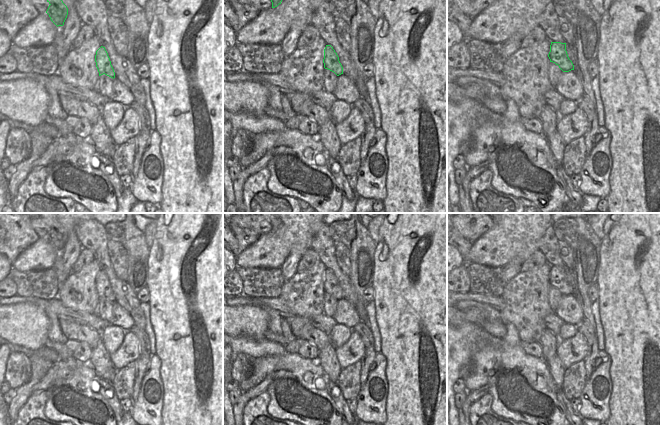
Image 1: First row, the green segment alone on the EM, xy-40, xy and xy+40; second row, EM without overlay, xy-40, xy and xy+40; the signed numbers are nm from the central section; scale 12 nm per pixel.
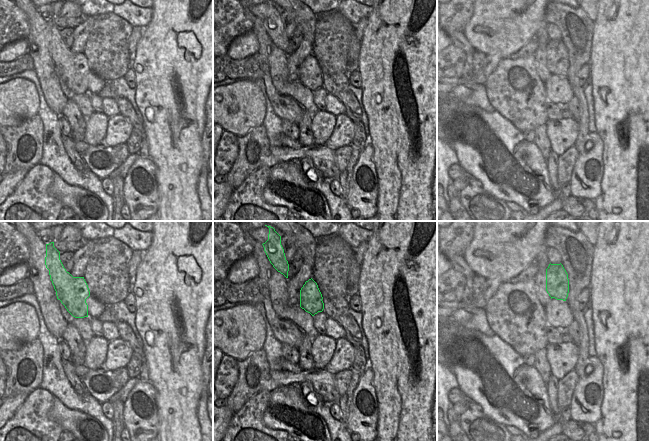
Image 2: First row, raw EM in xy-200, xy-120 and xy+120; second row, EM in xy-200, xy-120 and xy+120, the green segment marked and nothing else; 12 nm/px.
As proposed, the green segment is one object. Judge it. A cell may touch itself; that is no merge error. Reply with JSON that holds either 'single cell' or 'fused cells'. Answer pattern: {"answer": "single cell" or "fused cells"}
{"answer": "single cell"}

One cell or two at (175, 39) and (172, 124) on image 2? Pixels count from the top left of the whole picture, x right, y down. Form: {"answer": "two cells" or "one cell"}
{"answer": "one cell"}

